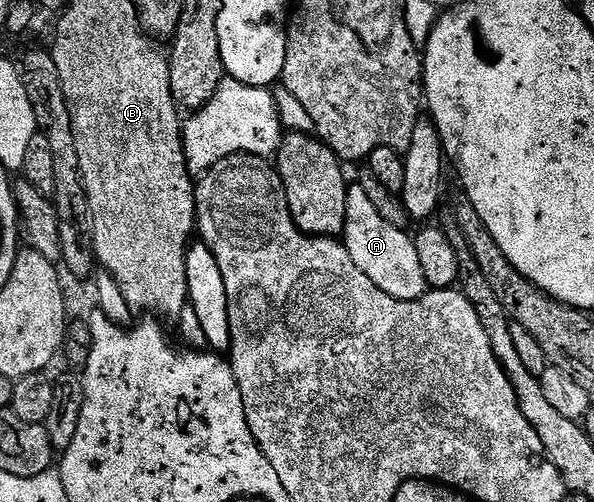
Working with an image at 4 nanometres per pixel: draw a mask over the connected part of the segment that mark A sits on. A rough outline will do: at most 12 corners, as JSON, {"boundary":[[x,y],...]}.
{"boundary":[[346,191],[344,245],[388,296],[428,292],[414,239]]}

